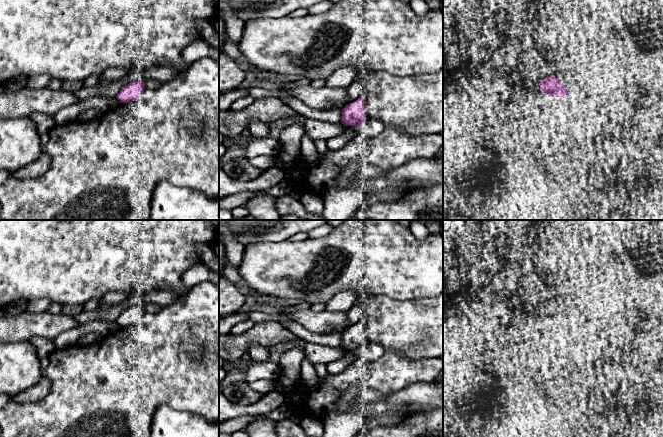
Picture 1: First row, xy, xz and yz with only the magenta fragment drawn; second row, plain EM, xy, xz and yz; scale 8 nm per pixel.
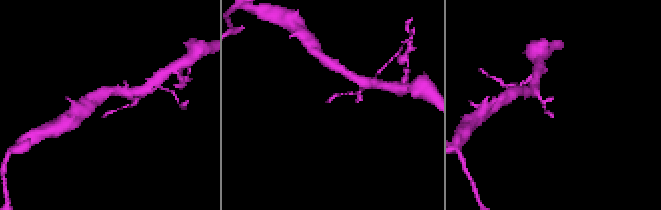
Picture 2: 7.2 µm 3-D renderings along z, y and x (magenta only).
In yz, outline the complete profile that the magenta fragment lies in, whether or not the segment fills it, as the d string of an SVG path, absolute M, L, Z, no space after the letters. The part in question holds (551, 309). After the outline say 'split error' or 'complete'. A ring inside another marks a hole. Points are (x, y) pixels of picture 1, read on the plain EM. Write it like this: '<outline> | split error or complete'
M554 299L544 302L539 308L542 316L546 318L556 319L558 321L568 321L567 311L558 304Z | complete

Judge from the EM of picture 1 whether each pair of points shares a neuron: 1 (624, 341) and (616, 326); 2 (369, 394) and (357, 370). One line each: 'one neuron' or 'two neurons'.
1: one neuron
2: two neurons

